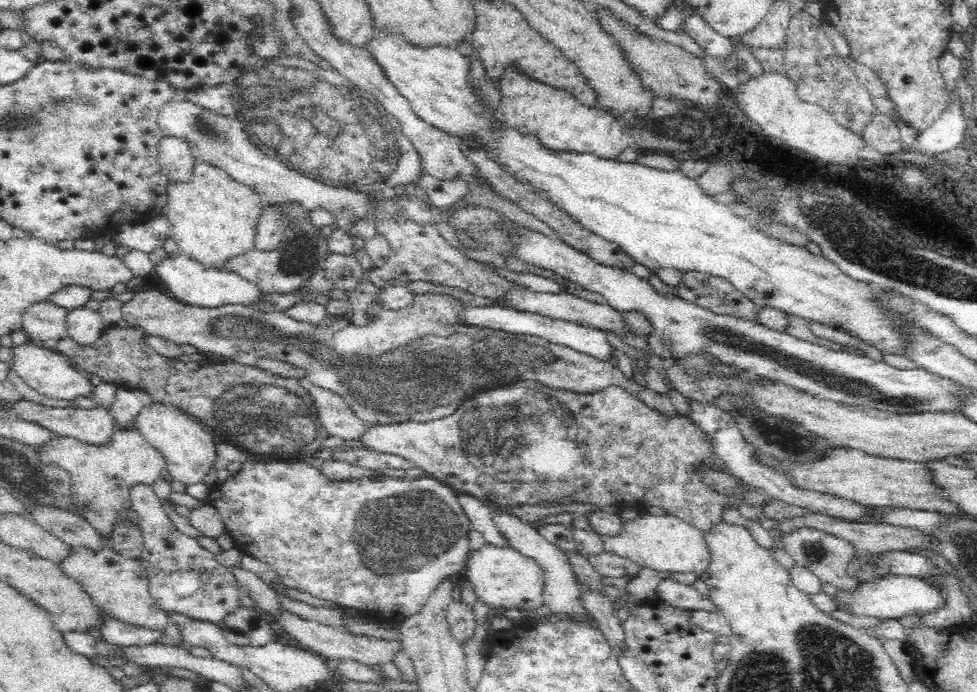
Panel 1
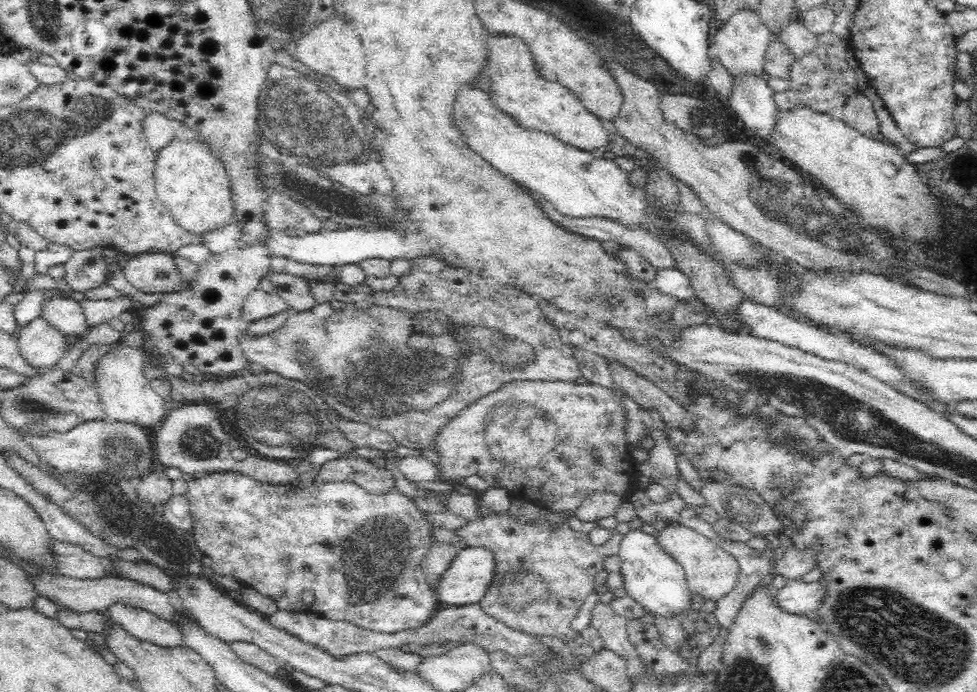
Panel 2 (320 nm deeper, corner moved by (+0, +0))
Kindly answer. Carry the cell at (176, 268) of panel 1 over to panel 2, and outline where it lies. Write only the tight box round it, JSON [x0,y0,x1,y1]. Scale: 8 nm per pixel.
[242,289,288,325]

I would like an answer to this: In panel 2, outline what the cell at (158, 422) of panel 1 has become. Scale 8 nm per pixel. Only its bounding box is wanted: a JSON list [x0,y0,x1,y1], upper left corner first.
[96,343,168,433]

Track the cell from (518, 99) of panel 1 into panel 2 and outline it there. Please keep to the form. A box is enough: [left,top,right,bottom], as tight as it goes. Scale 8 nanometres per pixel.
[484,34,610,153]

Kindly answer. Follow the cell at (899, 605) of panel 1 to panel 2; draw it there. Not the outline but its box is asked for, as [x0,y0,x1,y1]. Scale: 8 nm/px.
[777,579,828,614]

